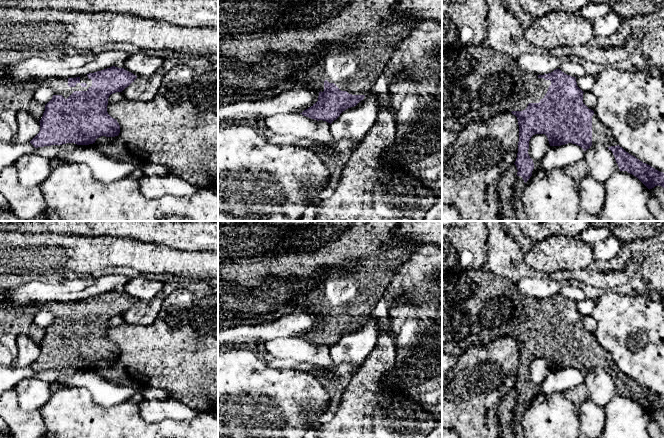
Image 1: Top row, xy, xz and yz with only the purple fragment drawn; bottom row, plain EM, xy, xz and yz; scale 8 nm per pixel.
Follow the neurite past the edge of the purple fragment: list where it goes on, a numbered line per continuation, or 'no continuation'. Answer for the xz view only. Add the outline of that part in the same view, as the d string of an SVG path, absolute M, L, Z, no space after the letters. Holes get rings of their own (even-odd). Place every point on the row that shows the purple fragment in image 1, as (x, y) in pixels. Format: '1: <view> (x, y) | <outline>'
1: xz (265, 47) | M218 0L218 107L271 98L298 84L323 92L325 80L334 83L341 91L352 95L365 95L384 73L397 42L424 21L414 16L397 14L398 3L399 0Z

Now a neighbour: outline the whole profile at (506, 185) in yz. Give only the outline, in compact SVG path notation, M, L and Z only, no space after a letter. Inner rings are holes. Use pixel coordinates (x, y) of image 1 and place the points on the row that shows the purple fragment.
M513 164L503 175L499 183L499 197L501 200L501 221L518 221L513 207L513 188L517 177L517 167Z

